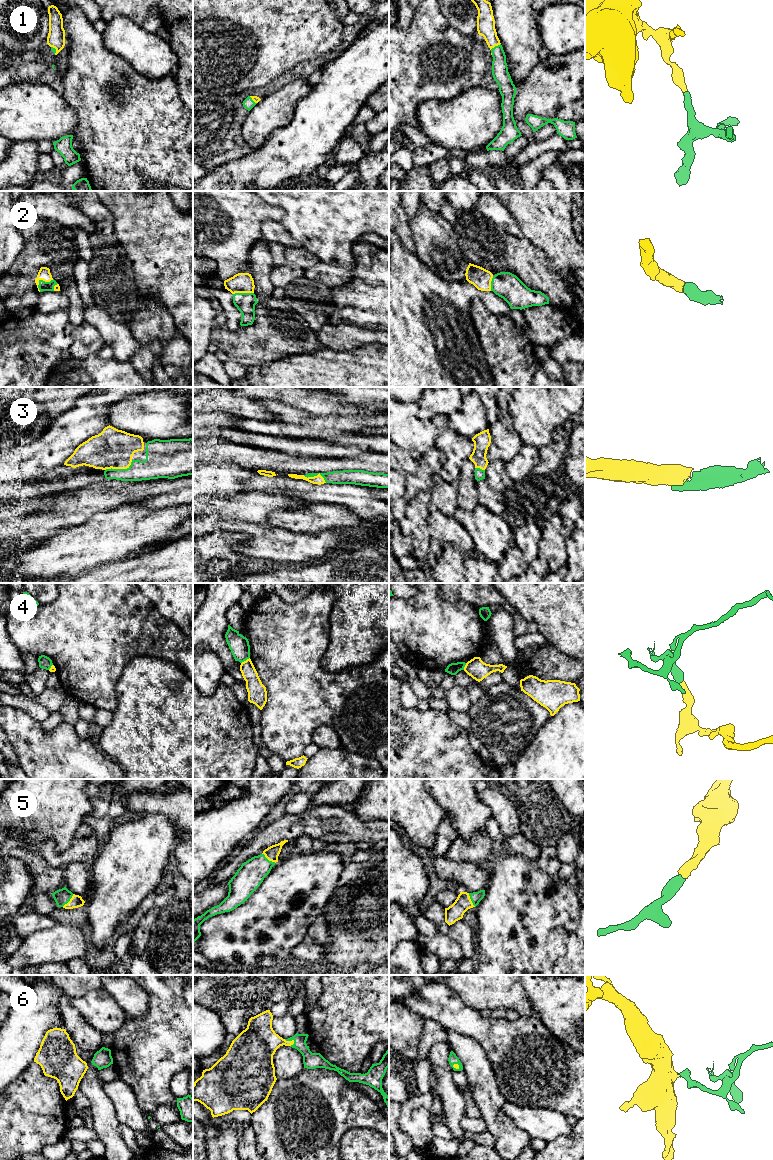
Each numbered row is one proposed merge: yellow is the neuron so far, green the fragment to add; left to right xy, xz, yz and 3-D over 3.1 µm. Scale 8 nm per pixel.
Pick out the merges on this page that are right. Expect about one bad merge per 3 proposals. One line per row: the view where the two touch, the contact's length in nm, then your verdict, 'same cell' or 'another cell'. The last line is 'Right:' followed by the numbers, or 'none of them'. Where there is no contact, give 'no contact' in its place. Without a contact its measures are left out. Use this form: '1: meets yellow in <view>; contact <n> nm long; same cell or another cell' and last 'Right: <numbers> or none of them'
1: meets yellow in yz; contact 100 nm long; same cell
2: meets yellow in xy; contact 160 nm long; same cell
3: meets yellow in xy; contact 240 nm long; same cell
4: meets yellow in xz; contact 90 nm long; another cell
5: meets yellow in xz; contact 130 nm long; same cell
6: meets yellow in xz; contact 90 nm long; same cell
Right: 1, 2, 3, 5, 6

